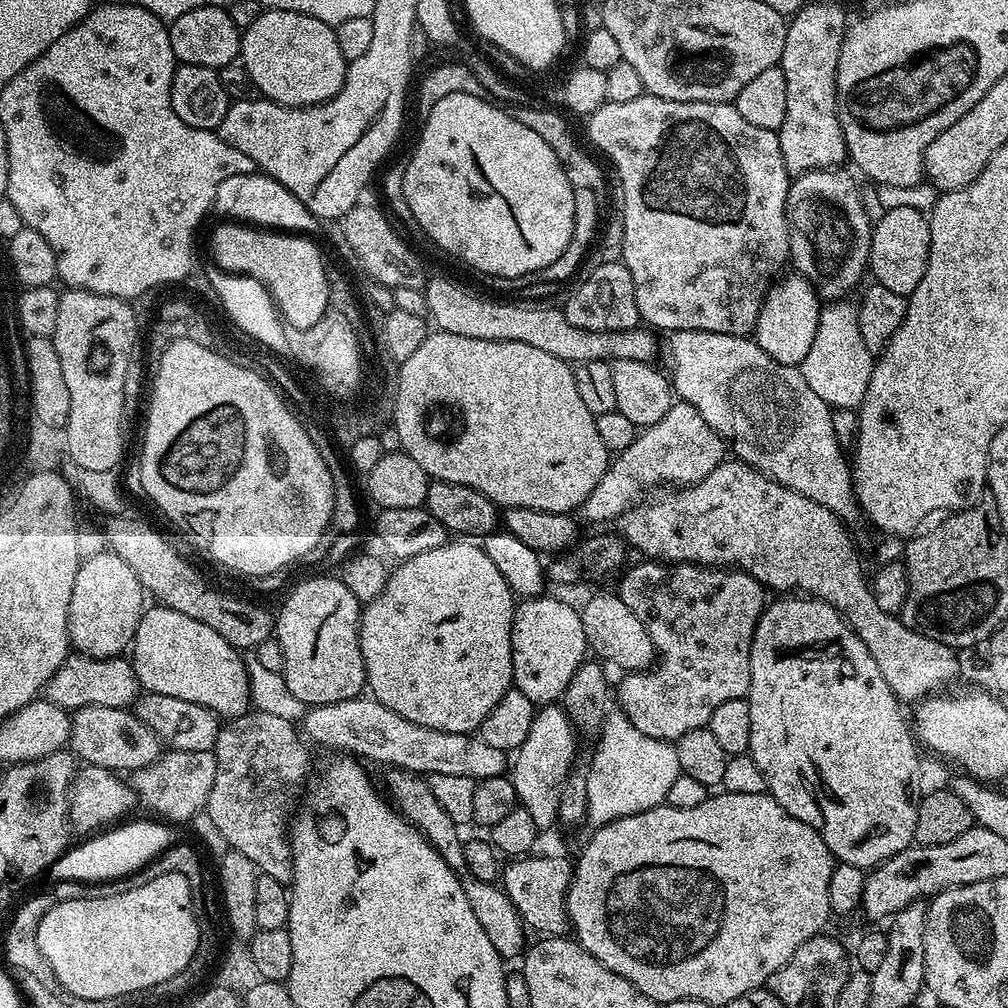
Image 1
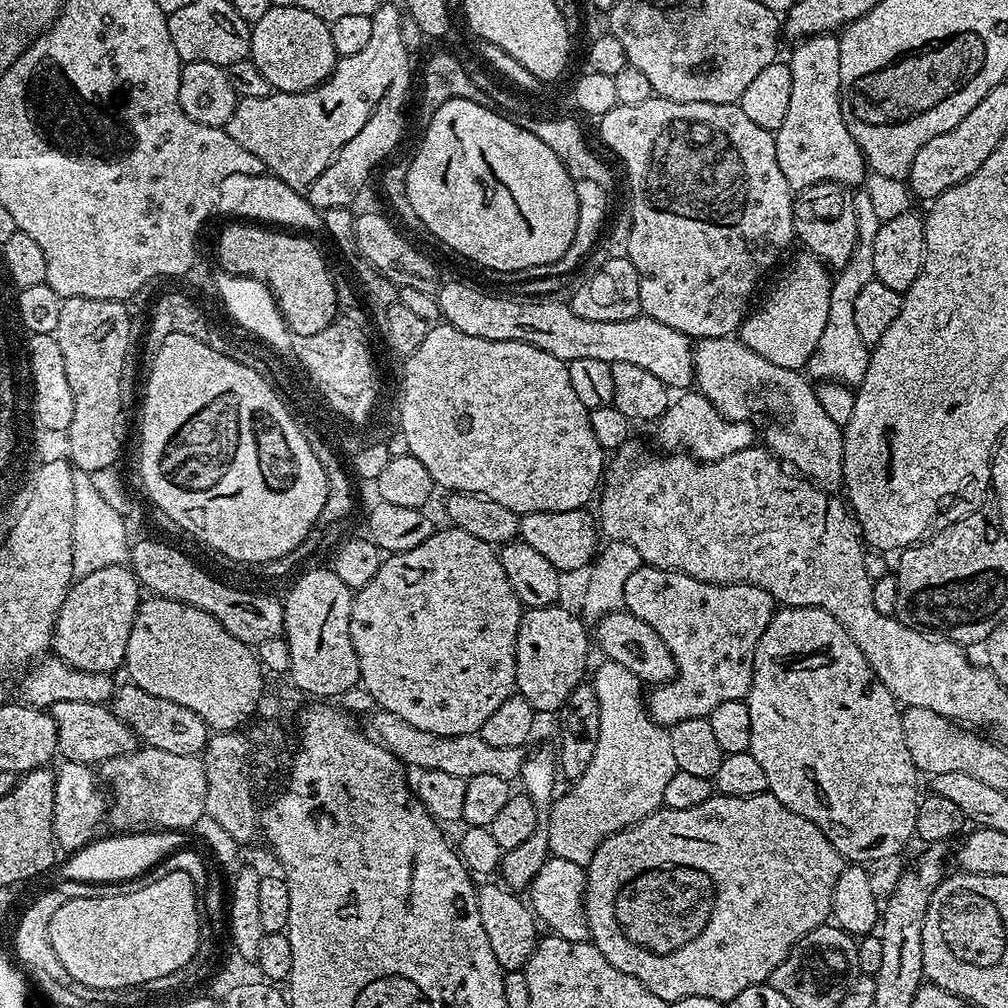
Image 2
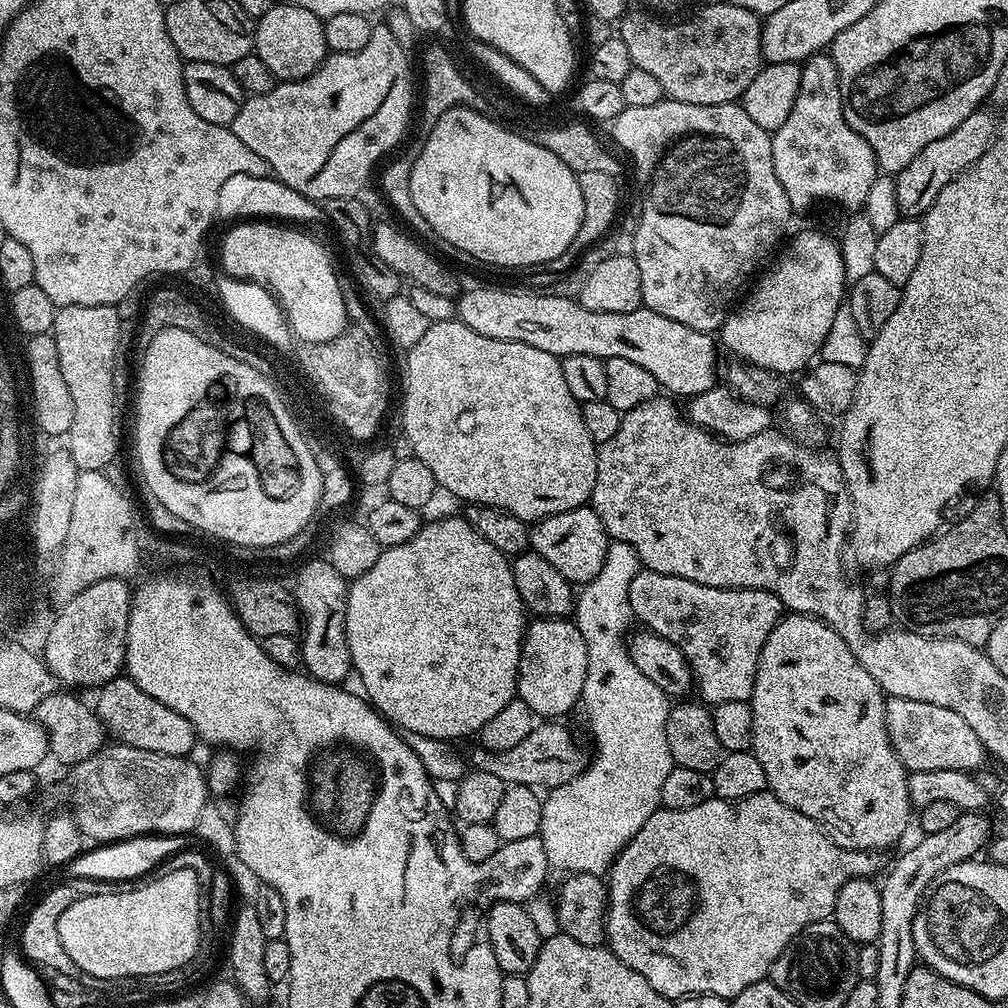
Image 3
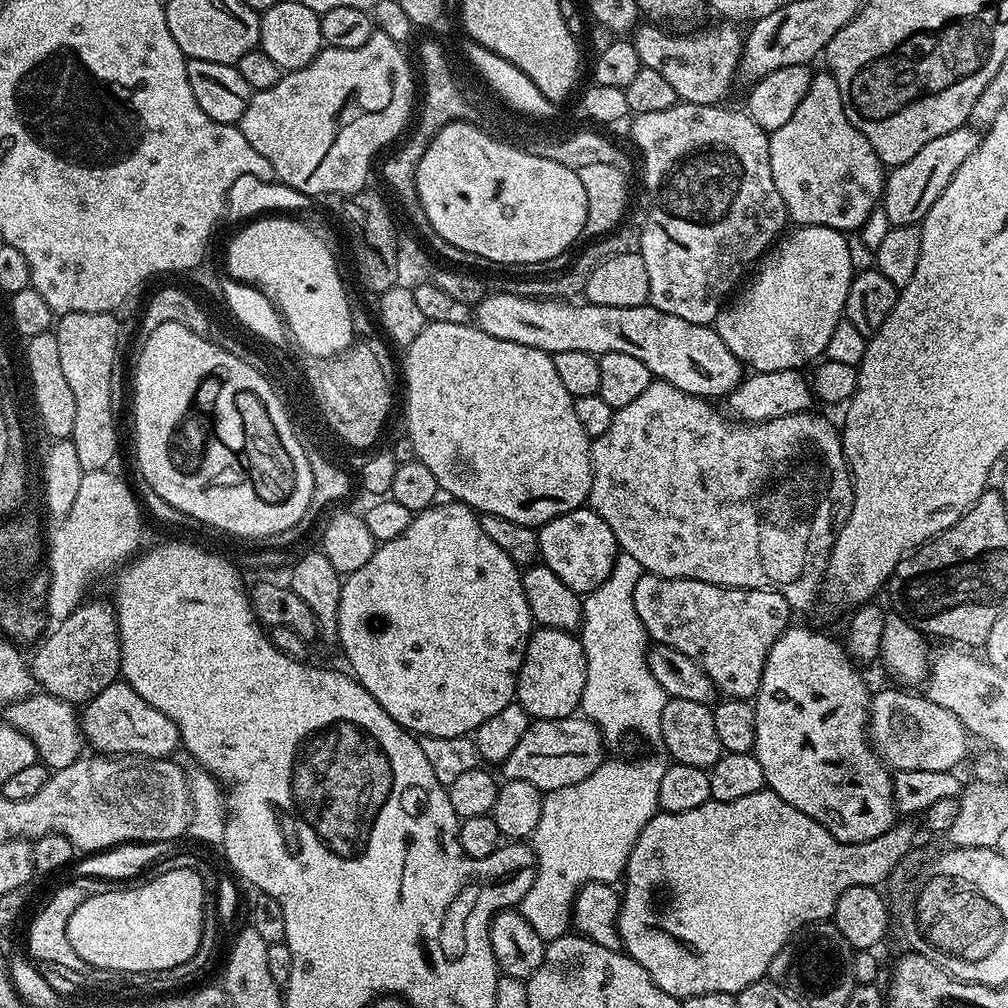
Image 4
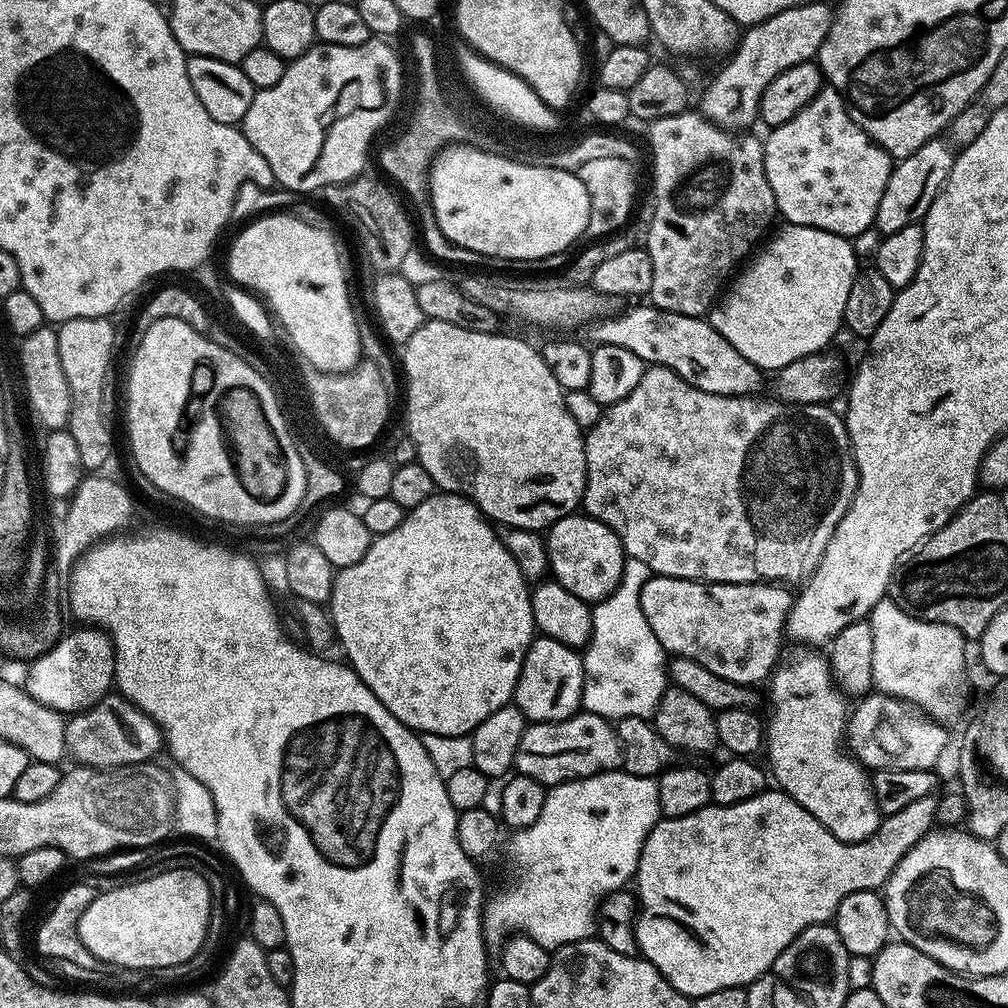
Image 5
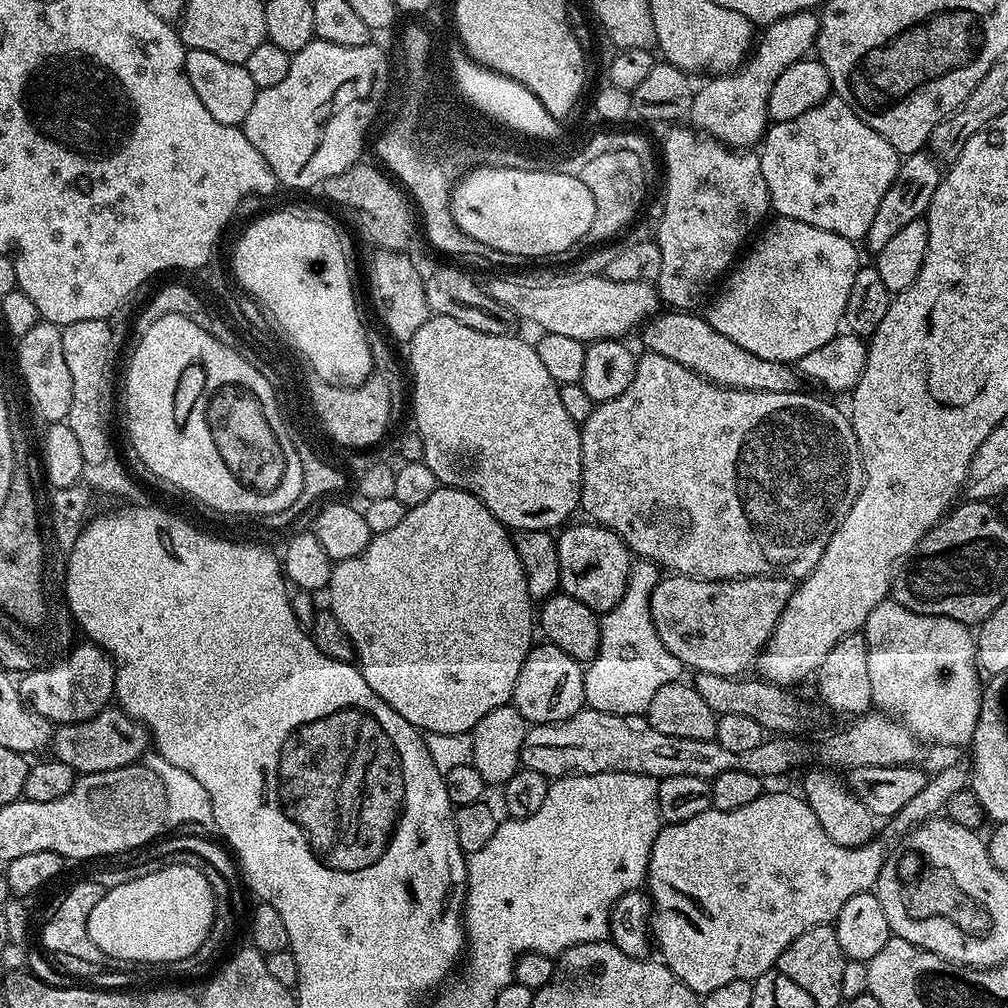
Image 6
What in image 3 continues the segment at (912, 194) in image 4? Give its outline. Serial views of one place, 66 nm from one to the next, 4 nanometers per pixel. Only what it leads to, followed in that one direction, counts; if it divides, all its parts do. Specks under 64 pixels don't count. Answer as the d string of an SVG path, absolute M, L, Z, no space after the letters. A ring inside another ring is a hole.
M977 110L970 114L970 118L965 118L963 122L958 122L946 138L937 138L930 142L930 146L923 148L917 154L910 166L906 166L900 172L895 173L896 181L896 210L904 218L920 218L930 210L930 206L942 194L950 181L955 180L961 172L966 171L986 150L996 138L998 131L997 117L992 117L985 110Z

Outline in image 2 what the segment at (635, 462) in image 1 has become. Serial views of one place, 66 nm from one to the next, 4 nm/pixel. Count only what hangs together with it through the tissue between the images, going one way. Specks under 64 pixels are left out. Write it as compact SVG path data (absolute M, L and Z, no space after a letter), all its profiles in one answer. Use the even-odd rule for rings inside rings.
M684 390L680 396L669 403L668 409L660 415L655 425L656 436L660 439L661 449L683 450L697 460L721 460L727 456L738 454L738 450L746 450L757 443L755 423L746 420L728 420L698 390Z

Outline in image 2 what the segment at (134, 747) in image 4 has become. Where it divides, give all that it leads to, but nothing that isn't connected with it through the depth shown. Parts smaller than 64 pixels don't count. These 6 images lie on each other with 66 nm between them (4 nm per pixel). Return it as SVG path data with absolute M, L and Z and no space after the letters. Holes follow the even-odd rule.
M124 682L113 691L110 701L112 713L130 728L141 745L170 750L170 754L179 756L200 756L208 745L210 729L206 721L198 718L194 710L178 706L178 702L169 702L167 698L158 698L158 694L146 694L138 685Z

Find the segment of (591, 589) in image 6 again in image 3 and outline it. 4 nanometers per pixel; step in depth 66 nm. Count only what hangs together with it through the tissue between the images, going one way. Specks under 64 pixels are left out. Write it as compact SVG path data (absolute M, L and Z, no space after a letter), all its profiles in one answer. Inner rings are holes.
M590 506L537 520L530 528L531 547L542 554L542 558L546 558L546 562L550 562L550 566L554 566L554 570L558 570L558 574L562 574L562 578L569 580L573 586L588 584L602 570L609 543L608 532Z

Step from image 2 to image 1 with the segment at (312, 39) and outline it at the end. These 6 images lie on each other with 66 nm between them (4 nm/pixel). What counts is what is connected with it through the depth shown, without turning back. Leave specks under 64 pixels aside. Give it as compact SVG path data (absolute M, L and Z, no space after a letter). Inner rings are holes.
M277 8L261 11L250 27L243 29L238 60L250 70L263 99L291 108L308 108L334 98L342 90L349 65L342 58L333 25L310 18L310 14Z

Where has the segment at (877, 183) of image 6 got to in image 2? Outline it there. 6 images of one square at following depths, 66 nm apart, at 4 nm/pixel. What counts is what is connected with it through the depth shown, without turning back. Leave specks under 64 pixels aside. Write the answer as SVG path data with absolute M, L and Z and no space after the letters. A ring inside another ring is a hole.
M832 34L810 36L793 48L792 57L786 60L790 70L790 106L782 126L774 133L778 166L782 166L786 182L796 194L815 184L863 185L864 155L842 118L839 39Z

